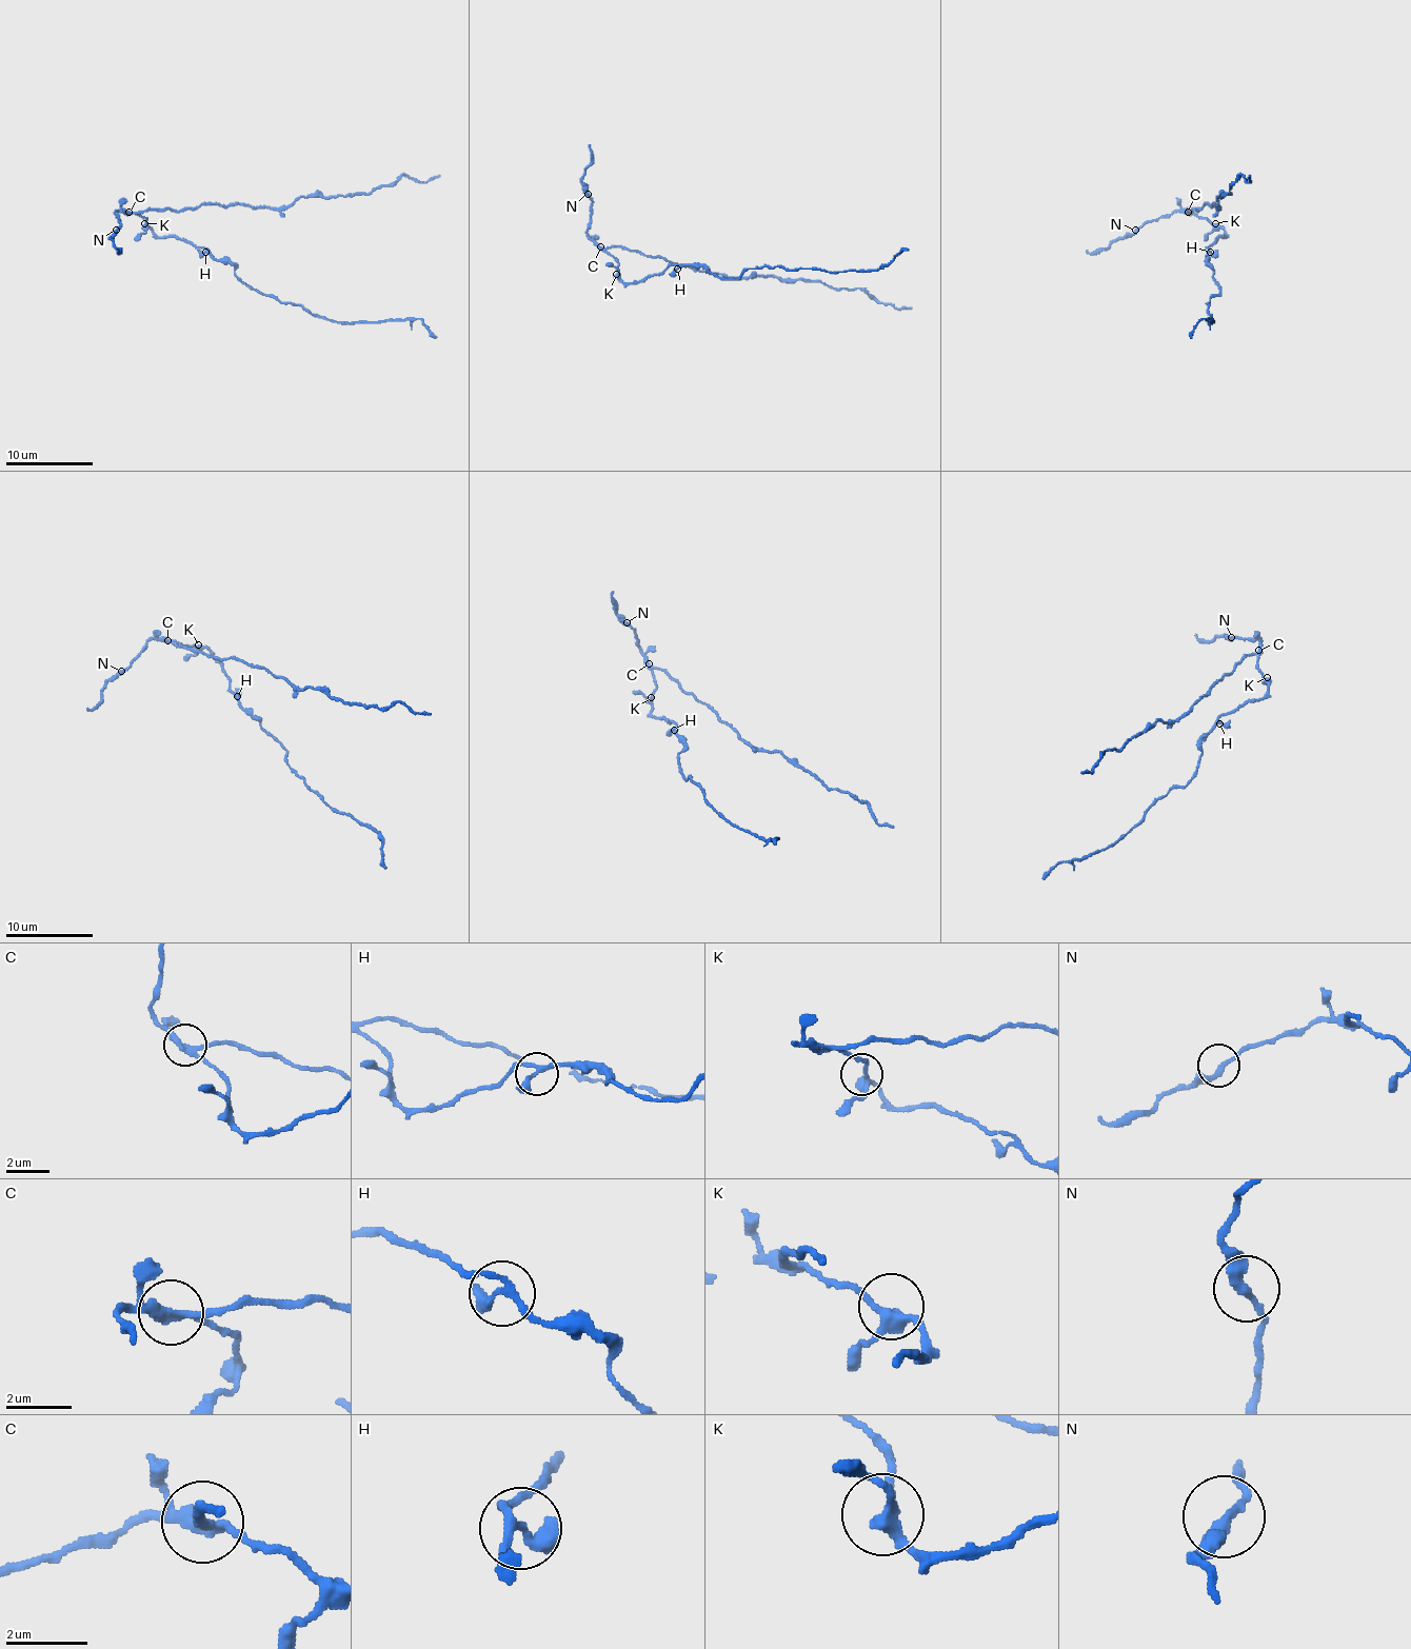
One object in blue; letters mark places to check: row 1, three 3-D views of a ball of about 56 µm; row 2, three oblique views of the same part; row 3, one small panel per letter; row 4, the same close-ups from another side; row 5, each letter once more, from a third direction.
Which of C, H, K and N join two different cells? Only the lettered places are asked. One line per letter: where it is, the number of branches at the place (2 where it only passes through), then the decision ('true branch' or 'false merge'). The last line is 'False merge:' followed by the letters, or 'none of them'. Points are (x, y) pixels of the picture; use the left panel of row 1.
C: (128, 212) | 3 | false merge
H: (205, 252) | 4 | true branch
K: (144, 223) | 3 | true branch
N: (116, 230) | 2 | true branch
False merge: C

